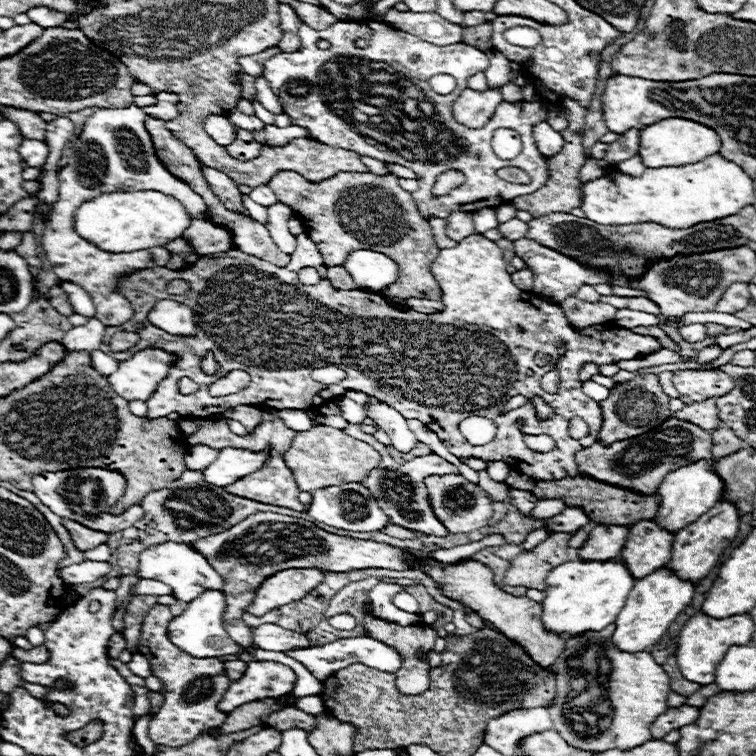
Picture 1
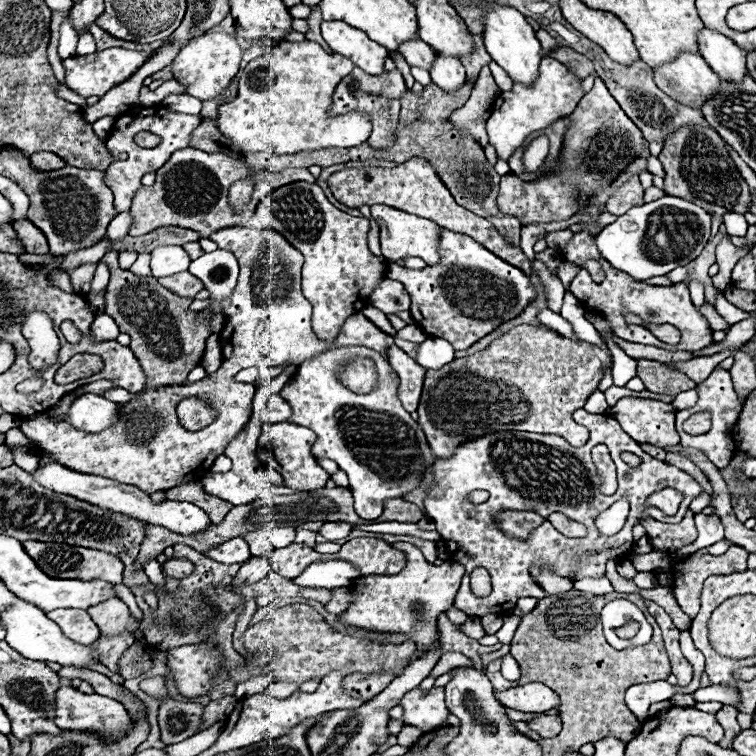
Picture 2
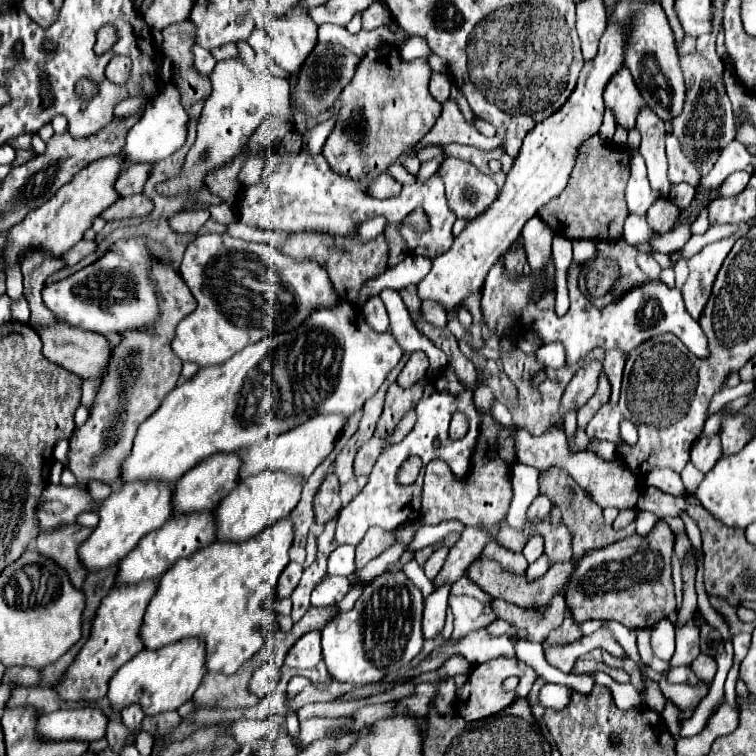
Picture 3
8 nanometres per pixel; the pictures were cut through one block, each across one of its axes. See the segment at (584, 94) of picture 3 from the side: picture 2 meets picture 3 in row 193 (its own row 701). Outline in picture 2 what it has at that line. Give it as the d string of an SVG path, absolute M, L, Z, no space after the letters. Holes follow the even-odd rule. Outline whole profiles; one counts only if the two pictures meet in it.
M530 682L524 686L516 686L504 692L496 692L496 698L506 706L506 708L514 708L520 712L548 712L552 708L560 706L560 698L558 694L540 684L540 682Z

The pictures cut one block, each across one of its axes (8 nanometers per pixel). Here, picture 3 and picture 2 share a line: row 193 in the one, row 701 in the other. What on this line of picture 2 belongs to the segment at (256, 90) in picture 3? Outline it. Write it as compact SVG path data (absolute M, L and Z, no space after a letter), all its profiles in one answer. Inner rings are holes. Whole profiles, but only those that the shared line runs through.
M164 700L160 704L158 722L162 728L162 742L176 744L200 732L204 706L198 702L178 702Z

